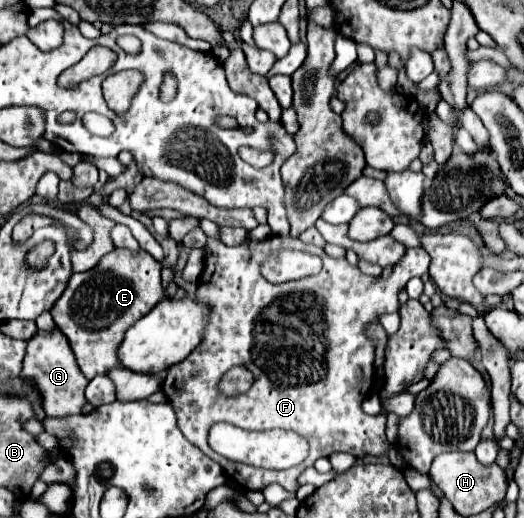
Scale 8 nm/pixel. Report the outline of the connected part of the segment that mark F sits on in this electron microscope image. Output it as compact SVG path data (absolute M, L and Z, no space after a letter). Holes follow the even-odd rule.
M271 235L261 241L249 237L243 245L237 247L227 247L219 239L207 237L207 245L203 251L205 251L205 267L197 281L195 297L199 301L209 301L211 305L209 327L205 331L205 339L191 355L167 369L167 377L161 387L177 413L177 423L183 435L193 445L197 445L207 457L219 463L229 479L233 479L241 489L247 491L261 491L271 483L279 483L289 493L297 493L299 489L297 479L305 471L305 467L313 465L313 461L317 461L319 457L329 457L331 453L337 451L345 451L355 457L385 455L391 447L385 437L385 415L367 415L361 409L363 401L371 395L375 387L375 367L373 367L375 339L367 333L367 327L379 323L381 315L399 311L399 291L411 277L421 277L423 273L427 273L431 259L429 253L425 253L423 247L411 247L403 255L403 259L393 267L393 273L385 279L365 275L361 273L359 267L353 267L347 259L333 259L323 249L315 245L303 245L299 239L291 237ZM281 247L295 247L295 249L305 247L307 251L319 255L323 259L323 273L281 285L271 285L259 273L259 265L267 257L267 253ZM237 365L247 367L257 377L247 393L227 397L219 391L219 381L229 369ZM215 423L231 423L247 431L261 431L261 429L295 431L307 439L309 457L301 465L283 471L271 471L229 461L219 453L215 453L213 449L209 449L207 433Z

